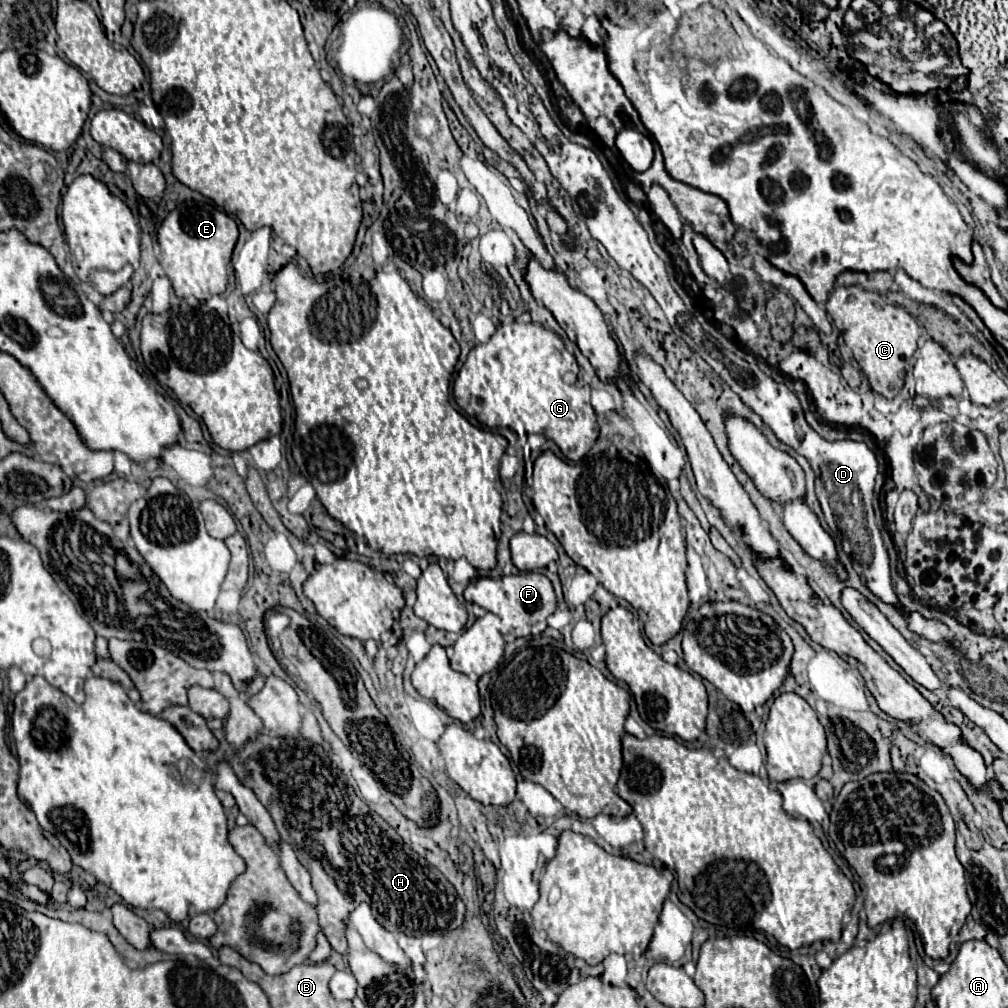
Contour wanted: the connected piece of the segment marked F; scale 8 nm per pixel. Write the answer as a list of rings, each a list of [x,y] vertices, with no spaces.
[[[522,572],[516,576],[502,578],[474,578],[464,590],[466,602],[478,604],[488,612],[502,618],[502,634],[512,634],[516,638],[540,634],[546,628],[546,618],[556,610],[556,594],[552,582],[538,572]]]

